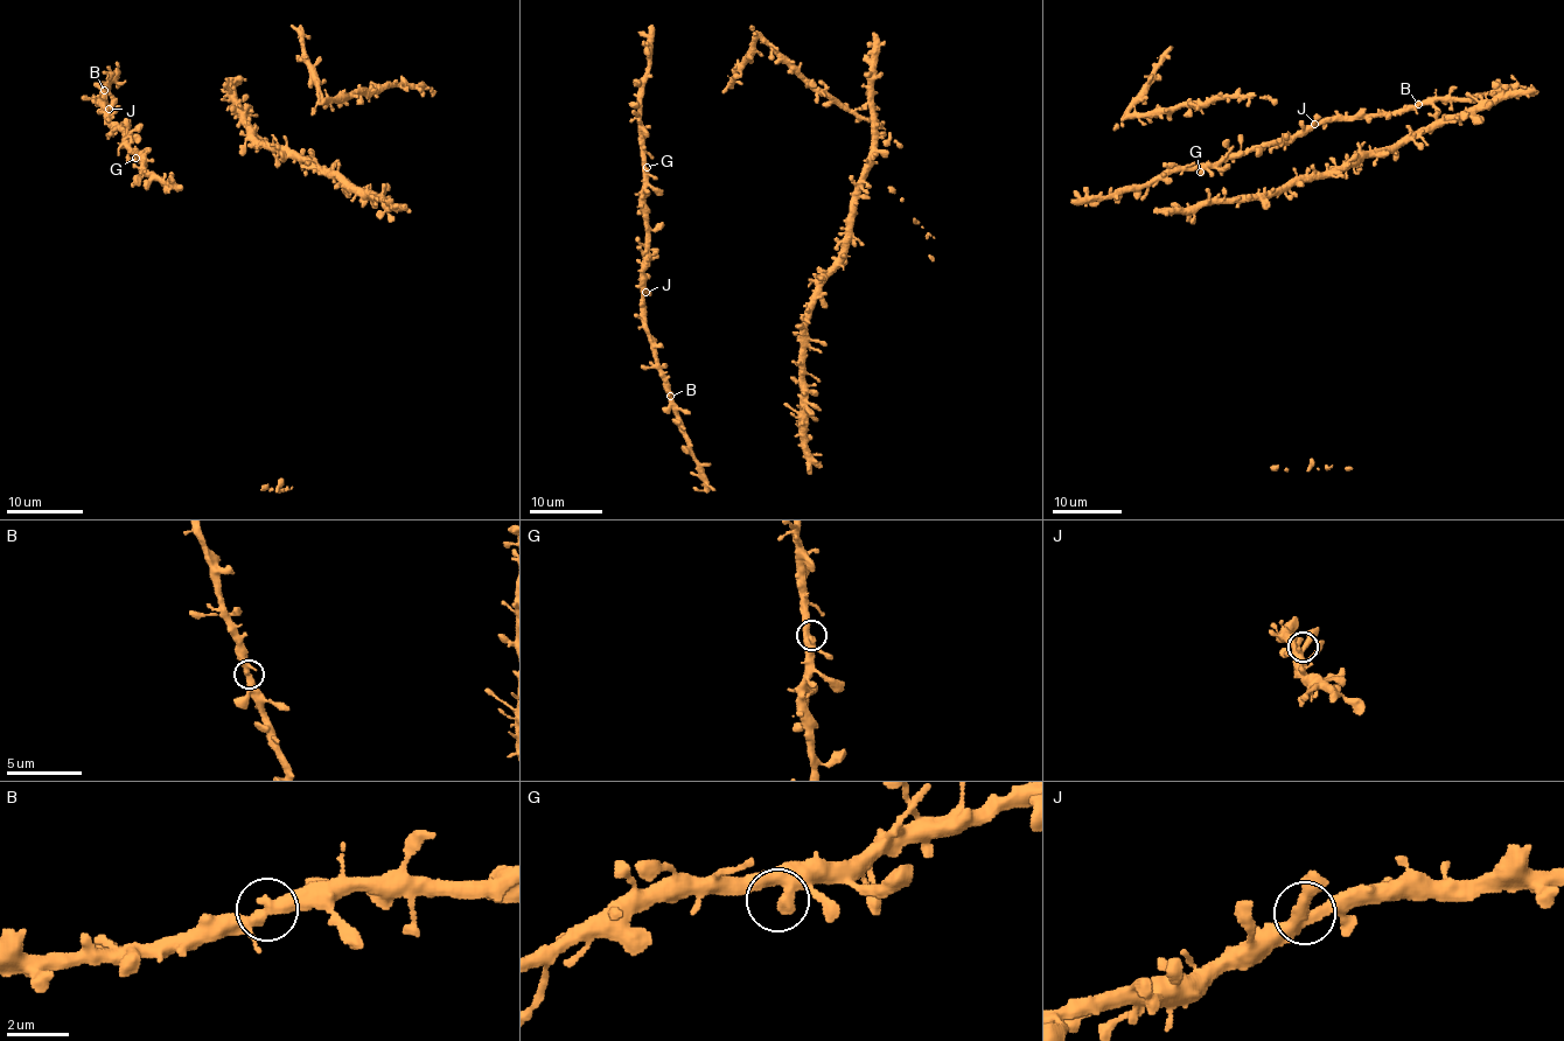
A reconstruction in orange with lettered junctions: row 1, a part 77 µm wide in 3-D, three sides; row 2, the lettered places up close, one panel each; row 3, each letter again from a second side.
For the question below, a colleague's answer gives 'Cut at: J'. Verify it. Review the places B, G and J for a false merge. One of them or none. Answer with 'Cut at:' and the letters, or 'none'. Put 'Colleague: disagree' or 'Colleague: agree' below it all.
Cut at: none
Colleague: disagree

